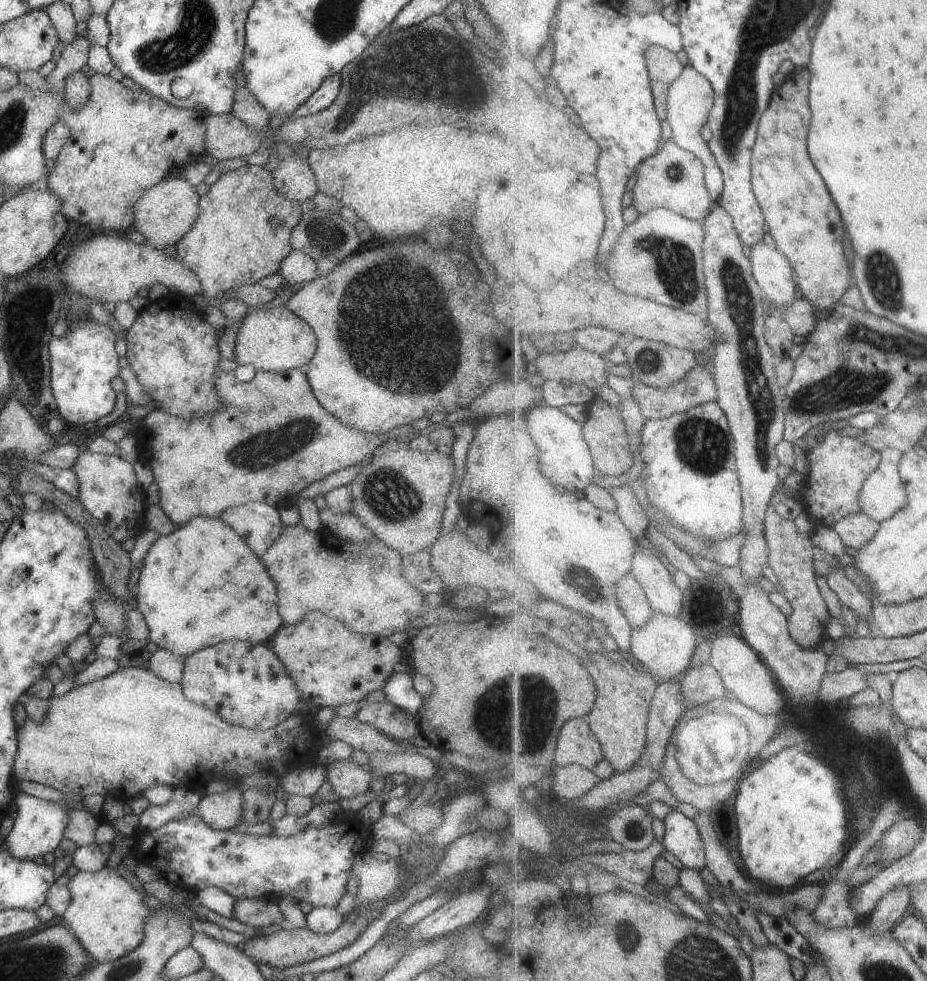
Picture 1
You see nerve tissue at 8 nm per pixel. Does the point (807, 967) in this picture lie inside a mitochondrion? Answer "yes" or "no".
no

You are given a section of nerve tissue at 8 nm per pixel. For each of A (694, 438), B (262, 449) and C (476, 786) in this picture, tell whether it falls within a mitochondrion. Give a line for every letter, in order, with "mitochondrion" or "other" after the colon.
A: mitochondrion
B: mitochondrion
C: other

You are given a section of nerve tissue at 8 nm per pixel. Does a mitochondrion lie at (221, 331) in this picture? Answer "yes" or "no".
no

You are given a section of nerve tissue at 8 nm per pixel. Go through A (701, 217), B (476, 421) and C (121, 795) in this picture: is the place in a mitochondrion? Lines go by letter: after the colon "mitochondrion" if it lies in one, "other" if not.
A: other
B: other
C: other

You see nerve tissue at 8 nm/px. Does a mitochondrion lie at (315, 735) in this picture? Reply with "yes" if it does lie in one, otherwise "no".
no

